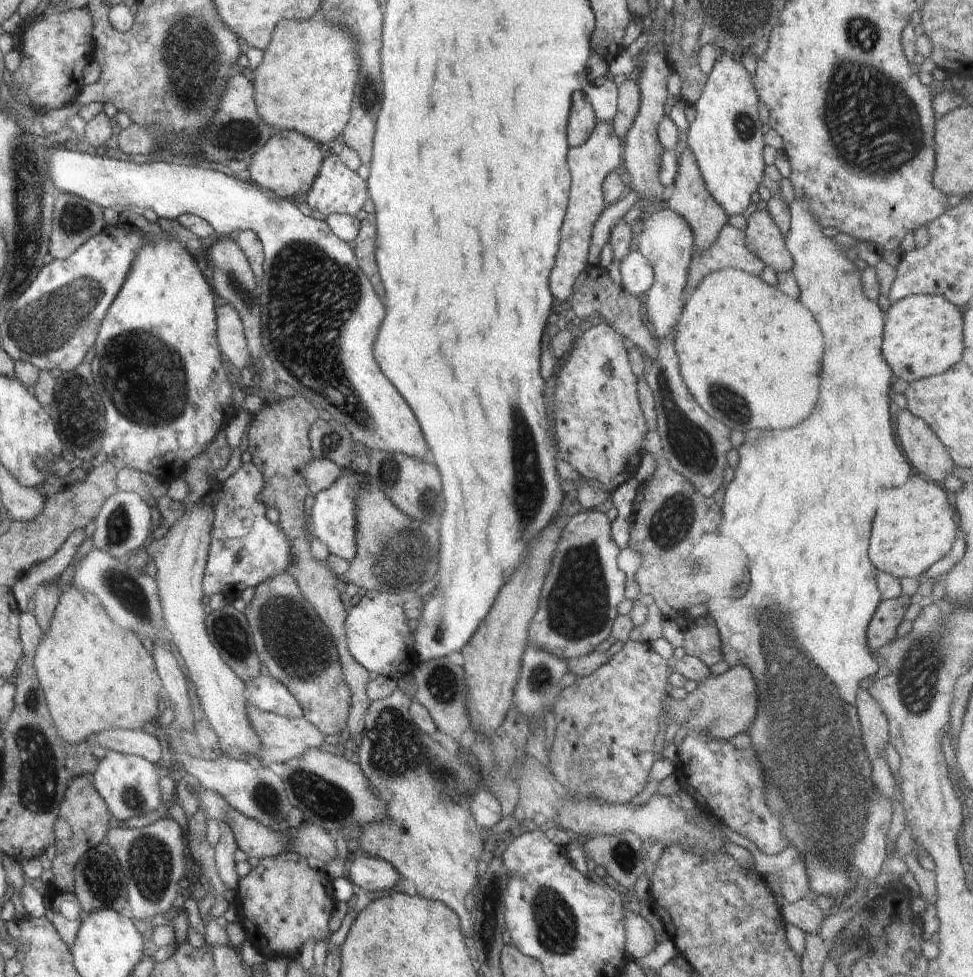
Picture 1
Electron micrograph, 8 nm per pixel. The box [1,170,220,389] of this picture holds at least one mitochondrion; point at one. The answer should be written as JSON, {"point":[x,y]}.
{"point":[42,325]}

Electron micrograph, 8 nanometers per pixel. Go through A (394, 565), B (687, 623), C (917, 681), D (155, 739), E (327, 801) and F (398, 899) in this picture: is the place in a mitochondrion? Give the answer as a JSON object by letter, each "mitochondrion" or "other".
{"A":"mitochondrion","B":"other","C":"mitochondrion","D":"other","E":"mitochondrion","F":"other"}

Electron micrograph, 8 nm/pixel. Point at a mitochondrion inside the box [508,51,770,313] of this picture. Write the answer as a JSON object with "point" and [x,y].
{"point":[744,123]}

